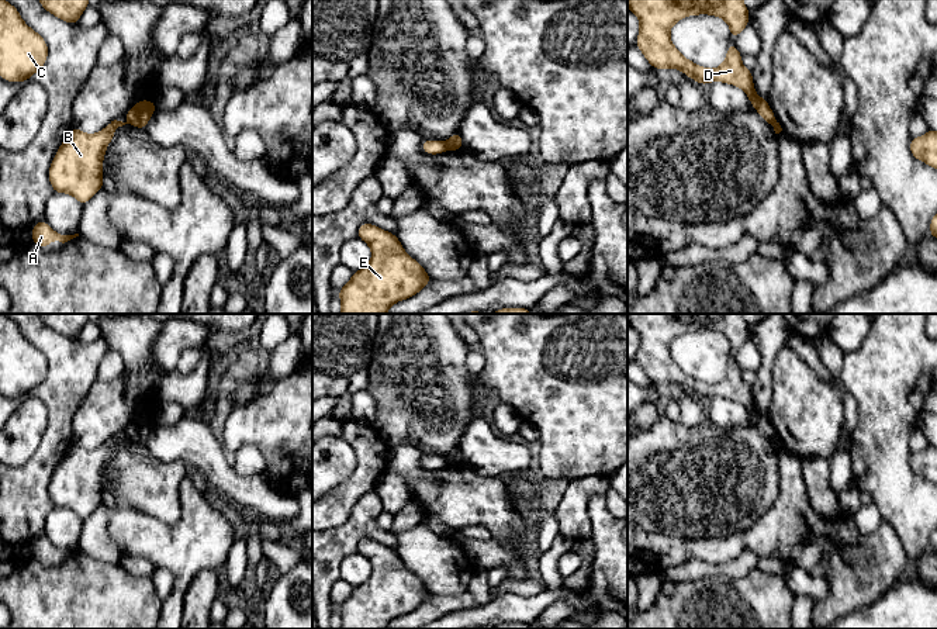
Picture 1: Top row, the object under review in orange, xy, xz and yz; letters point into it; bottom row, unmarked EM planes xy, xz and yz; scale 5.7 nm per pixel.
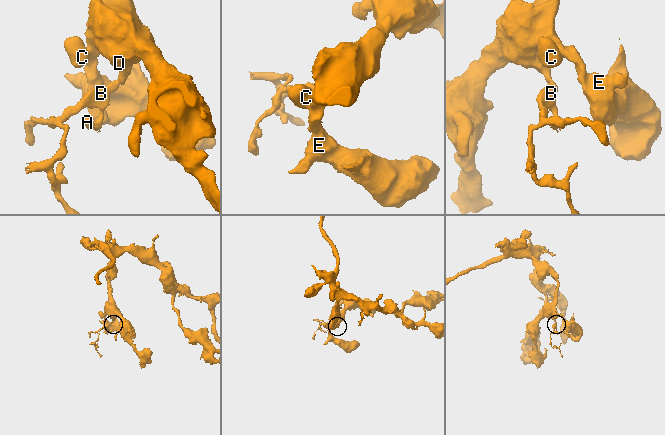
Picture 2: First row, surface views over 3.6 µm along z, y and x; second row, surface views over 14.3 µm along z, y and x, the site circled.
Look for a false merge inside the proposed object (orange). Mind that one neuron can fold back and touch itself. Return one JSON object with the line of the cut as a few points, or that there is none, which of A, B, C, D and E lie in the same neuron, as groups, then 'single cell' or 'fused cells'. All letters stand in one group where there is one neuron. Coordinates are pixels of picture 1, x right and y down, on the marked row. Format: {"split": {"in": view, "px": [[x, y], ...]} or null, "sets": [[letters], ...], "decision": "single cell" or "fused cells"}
{"split": {"in": "xz", "px": [[446, 142], [449, 148]]}, "sets": [["A", "B"], ["C", "D", "E"]], "decision": "fused cells"}

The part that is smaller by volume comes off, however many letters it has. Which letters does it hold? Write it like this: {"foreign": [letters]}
{"foreign": ["A", "B"]}

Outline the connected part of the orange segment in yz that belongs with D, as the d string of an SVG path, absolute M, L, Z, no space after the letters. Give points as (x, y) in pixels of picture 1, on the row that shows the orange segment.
M627 0L627 8L640 23L636 46L654 69L678 69L699 84L718 80L737 86L746 91L764 121L775 121L767 99L760 99L756 93L751 70L743 66L741 53L734 44L729 44L726 59L719 68L706 69L685 59L670 38L670 30L677 21L688 15L709 14L723 18L734 39L748 25L750 11L743 0Z

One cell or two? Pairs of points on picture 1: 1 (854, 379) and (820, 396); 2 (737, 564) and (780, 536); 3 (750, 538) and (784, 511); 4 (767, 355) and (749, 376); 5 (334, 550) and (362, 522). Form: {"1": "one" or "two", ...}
{"1": "two", "2": "two", "3": "one", "4": "two", "5": "one"}

